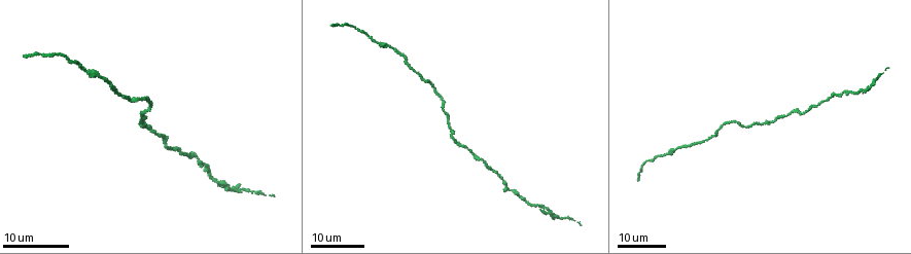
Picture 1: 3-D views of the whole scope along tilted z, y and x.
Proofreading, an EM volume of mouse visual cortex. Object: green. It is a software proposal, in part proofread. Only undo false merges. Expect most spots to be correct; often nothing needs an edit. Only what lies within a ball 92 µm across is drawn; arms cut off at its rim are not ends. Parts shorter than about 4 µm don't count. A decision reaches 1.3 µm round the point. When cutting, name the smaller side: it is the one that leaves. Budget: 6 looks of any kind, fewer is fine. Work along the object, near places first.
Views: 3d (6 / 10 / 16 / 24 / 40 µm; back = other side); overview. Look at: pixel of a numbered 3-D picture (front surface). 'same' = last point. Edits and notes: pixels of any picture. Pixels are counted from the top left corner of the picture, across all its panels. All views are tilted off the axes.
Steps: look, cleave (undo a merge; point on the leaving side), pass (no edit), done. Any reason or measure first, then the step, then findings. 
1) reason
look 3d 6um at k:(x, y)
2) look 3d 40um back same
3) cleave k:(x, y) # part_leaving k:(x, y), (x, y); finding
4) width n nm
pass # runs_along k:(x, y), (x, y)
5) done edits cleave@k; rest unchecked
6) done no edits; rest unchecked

look 3d 24um at 1:(448, 125)

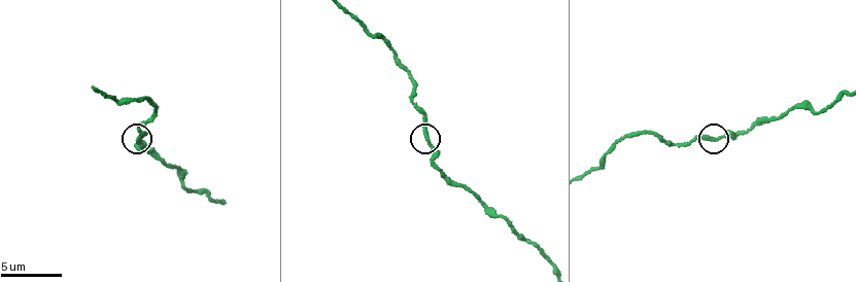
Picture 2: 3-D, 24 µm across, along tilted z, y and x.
look 3d 10um at 2:(714, 139)

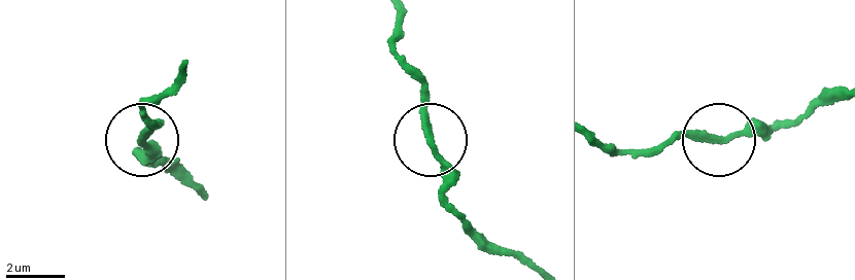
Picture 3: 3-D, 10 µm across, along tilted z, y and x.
look 3d 10um back at 3:(143, 140)

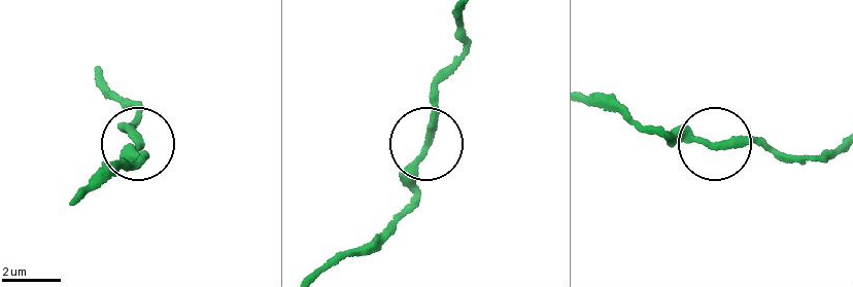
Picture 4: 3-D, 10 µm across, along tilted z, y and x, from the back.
pass # runs_along 4:(721, 143), (753, 138), (780, 150); continuous, no second neuron

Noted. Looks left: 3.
a narrow waist
look 3d 24um at 1:(198, 158)

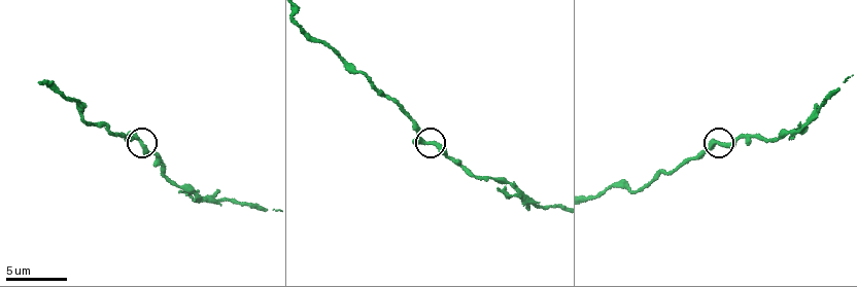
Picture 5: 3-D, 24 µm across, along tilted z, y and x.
look 3d 6um at 5:(141, 139)

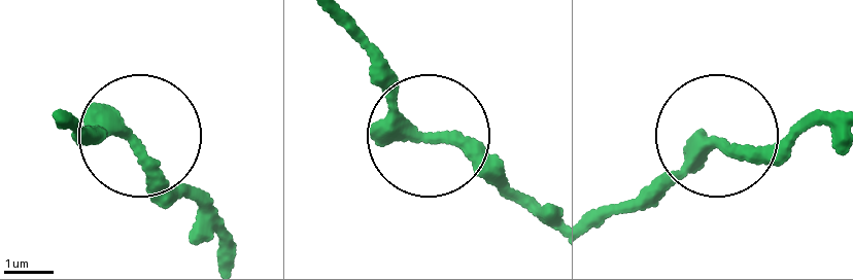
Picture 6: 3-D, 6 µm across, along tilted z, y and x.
width 240 nm
pass # runs_along 6:(348, 13), (418, 132), (471, 151), (554, 223); one neuron here

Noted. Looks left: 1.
thick turns thin
look 3d 16um at 5:(218, 202)

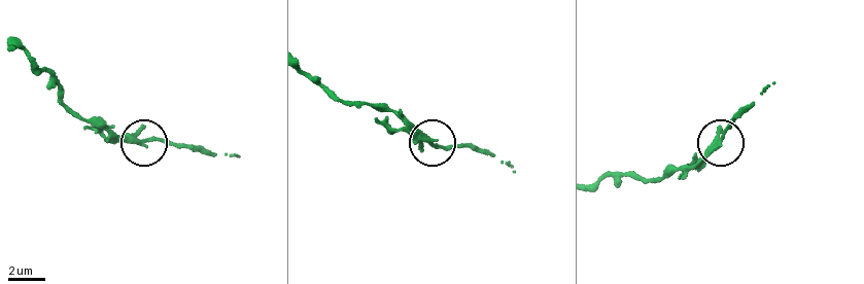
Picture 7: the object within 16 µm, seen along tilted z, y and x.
width 230 nm
cleave 7:(389, 133) # two neurons meet here

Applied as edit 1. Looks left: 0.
done edits cleave@7; rest unchecked

